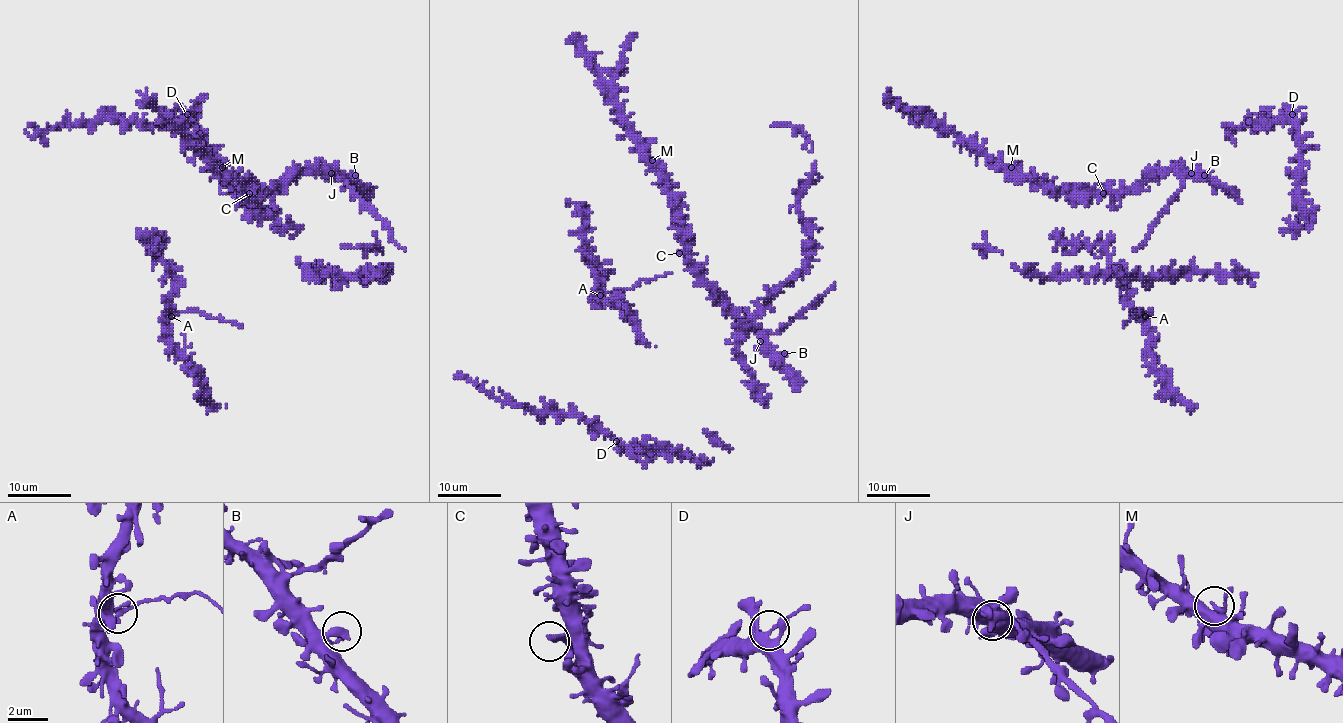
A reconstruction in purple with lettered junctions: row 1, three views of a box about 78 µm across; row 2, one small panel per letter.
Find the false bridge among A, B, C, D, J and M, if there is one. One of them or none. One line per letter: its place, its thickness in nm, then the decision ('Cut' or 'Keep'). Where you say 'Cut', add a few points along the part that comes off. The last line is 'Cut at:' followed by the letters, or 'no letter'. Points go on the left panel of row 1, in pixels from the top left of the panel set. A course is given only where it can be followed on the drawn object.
A: Place: (171, 316). Thickness 200 nm. Cut. Course of the part to remove: (171, 316), (198, 309), (213, 319), (243, 327)
B: Place: (355, 175). Thickness 190 nm. Keep
C: Place: (249, 193). Thickness 260 nm. Keep
D: Place: (187, 114). Thickness 360 nm. Keep
J: Place: (331, 173). Thickness 440 nm. Keep
M: Place: (222, 167). Thickness 240 nm. Keep
Cut at: A

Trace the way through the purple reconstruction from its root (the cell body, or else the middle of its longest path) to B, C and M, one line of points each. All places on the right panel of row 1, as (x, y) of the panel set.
B: (1134, 250), (1143, 244), (1151, 223), (1182, 186), (1183, 178), (1186, 175), (1204, 175)
C: (1134, 250), (1147, 239), (1151, 223), (1182, 186), (1185, 173), (1159, 170), (1129, 188), (1103, 193)
M: (1134, 250), (1147, 239), (1185, 173), (1159, 170), (1119, 191), (1065, 193), (1024, 180), (1011, 167)

